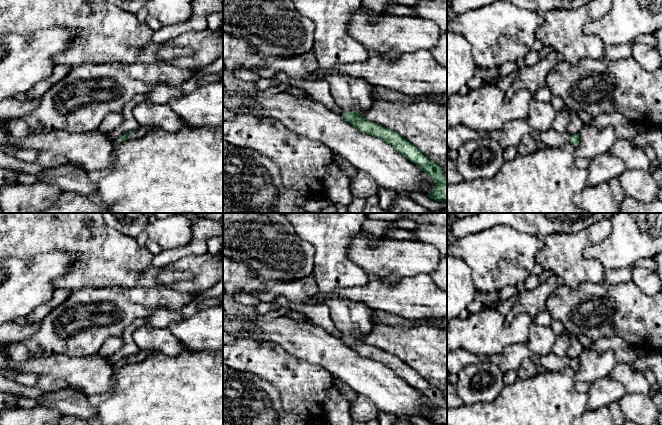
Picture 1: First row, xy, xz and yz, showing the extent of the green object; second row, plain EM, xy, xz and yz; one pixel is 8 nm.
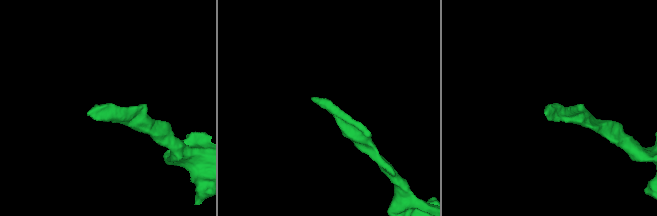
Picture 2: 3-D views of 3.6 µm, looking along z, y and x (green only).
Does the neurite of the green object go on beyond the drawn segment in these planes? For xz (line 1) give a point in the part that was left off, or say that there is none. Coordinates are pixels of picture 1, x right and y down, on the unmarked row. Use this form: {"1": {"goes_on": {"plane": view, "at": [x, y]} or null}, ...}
{"1": {"goes_on": {"plane": "xz", "at": [351, 318]}}}

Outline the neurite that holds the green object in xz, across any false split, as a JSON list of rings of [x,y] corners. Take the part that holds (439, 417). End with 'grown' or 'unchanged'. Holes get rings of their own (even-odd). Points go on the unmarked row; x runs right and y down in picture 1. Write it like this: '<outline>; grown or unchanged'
[[[328,298],[325,303],[335,327],[344,335],[342,341],[359,355],[378,361],[391,369],[410,386],[419,390],[436,407],[426,420],[436,425],[447,425],[447,399],[441,391],[423,379],[397,356],[363,342],[360,338],[373,329],[372,310],[362,303],[347,299]]]; grown

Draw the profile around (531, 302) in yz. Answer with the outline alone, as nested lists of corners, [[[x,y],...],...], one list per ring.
[[[552,274],[546,282],[539,283],[534,289],[526,289],[517,295],[517,301],[505,316],[505,323],[509,325],[521,313],[525,313],[534,319],[540,312],[546,309],[549,296],[560,283],[558,277]]]

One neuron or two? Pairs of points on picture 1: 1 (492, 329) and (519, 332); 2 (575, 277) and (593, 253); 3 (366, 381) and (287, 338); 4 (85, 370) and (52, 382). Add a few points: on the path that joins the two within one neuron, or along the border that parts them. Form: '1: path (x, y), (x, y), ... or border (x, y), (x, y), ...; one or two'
1: path (499, 332), (512, 332); one
2: border (602, 240), (583, 255), (605, 269); two
3: path (346, 364), (330, 352), (307, 341); one
4: border (39, 376), (53, 375), (59, 377), (68, 386); two

